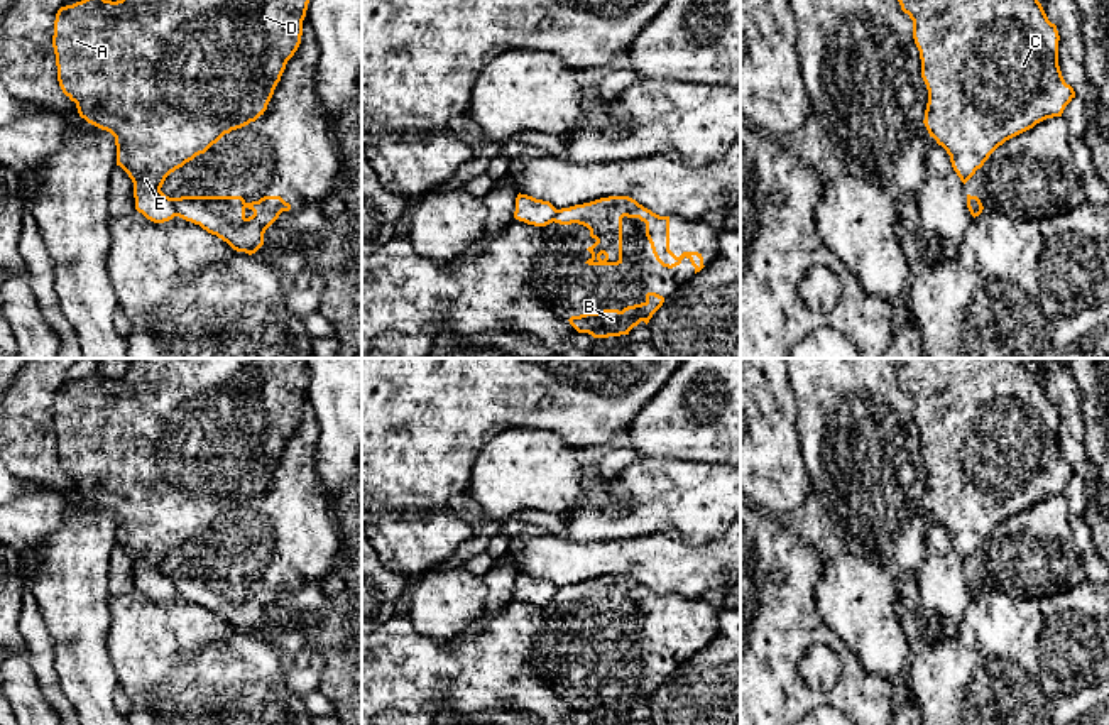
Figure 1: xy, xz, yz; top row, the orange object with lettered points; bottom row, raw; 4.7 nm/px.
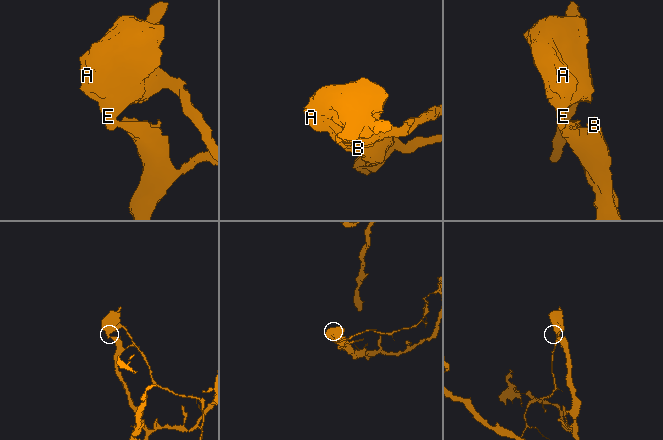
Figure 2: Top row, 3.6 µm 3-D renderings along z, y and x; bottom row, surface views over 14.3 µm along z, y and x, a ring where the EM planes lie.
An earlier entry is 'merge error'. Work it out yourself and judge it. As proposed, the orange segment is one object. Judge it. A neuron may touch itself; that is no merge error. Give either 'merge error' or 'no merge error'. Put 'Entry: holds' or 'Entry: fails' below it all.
merge error
Entry: holds

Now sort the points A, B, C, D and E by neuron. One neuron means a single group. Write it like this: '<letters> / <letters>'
A C D E / B

